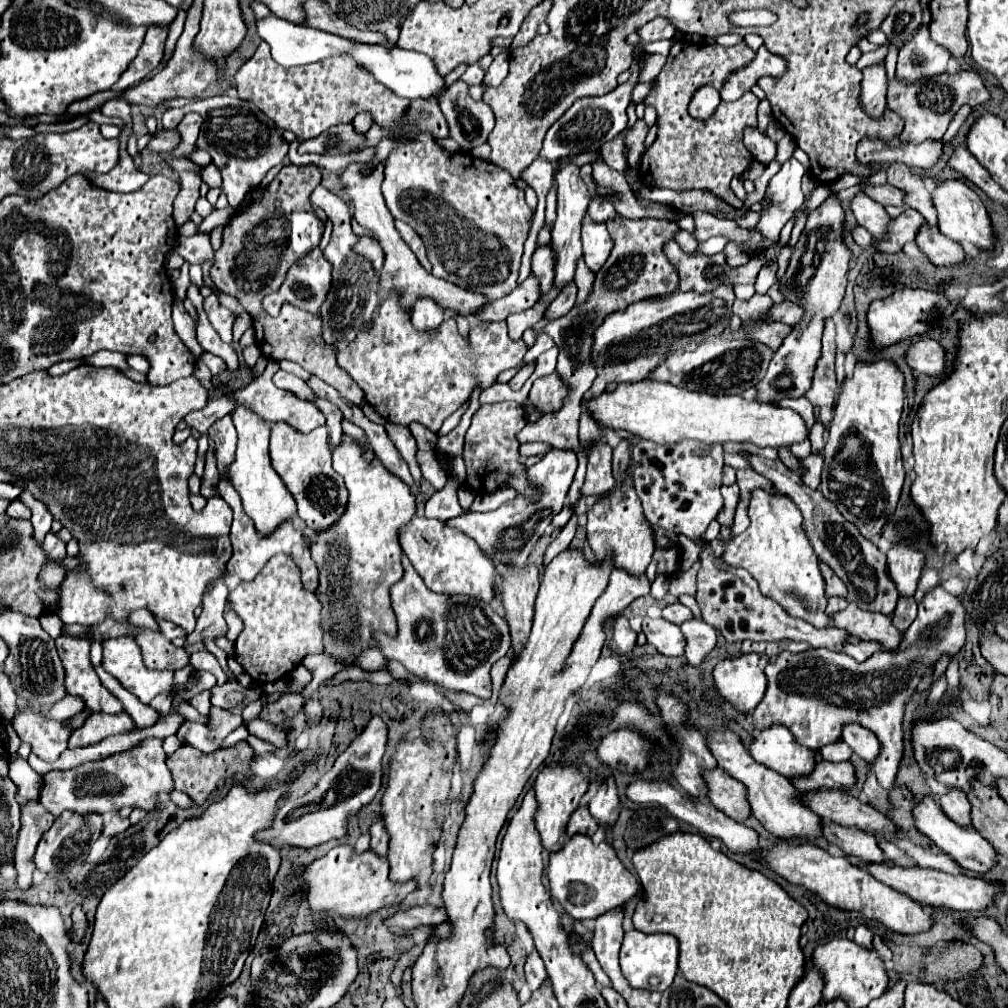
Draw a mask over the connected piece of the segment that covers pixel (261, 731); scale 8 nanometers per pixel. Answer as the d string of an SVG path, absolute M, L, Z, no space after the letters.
M255 719L255 721L245 723L245 725L247 725L251 735L255 735L255 737L259 737L263 741L269 741L279 749L287 747L287 733L283 729L279 729L277 725L271 725L271 723L263 721L263 719Z

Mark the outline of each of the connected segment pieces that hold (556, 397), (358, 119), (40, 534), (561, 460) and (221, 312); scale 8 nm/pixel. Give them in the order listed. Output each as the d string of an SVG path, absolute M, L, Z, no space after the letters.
M555 373L541 377L533 383L529 391L529 401L541 415L553 413L555 409L561 409L565 405L565 383L561 383Z
M361 112L353 119L355 130L359 133L366 133L373 123L372 116L368 112Z
M23 491L19 497L17 497L21 503L25 503L29 509L31 509L31 523L33 523L33 537L37 543L43 543L45 535L49 533L51 529L51 523L53 523L53 517L51 513L47 511L47 507L37 501L29 491Z
M551 449L547 455L529 467L529 479L535 485L543 485L543 497L539 501L527 501L521 495L509 505L503 505L497 511L489 513L463 513L459 517L453 517L447 521L449 527L455 527L463 531L467 537L471 537L481 551L489 559L499 559L503 565L525 565L525 559L529 557L531 549L551 523L551 519L563 509L567 491L573 483L573 475L577 469L577 453L573 449Z
M207 297L203 301L203 309L213 325L213 329L219 333L219 337L225 343L231 343L231 325L233 325L233 313L219 305L217 297Z

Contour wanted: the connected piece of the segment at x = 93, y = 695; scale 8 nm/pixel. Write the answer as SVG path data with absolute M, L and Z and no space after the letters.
M59 635L55 639L59 657L65 665L65 687L67 693L83 697L85 705L93 711L119 713L121 703L101 685L93 665L91 665L91 643L87 639L77 639L69 635Z

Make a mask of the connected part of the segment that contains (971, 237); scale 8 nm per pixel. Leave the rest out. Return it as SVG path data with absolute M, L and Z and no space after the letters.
M949 179L949 181L943 181L943 183L937 185L931 199L933 199L933 205L939 213L939 231L945 237L949 237L957 243L969 241L983 251L993 251L993 245L995 245L993 225L991 225L991 219L987 215L987 209L983 205L983 201L979 199L979 195L973 189L969 189L959 179Z

